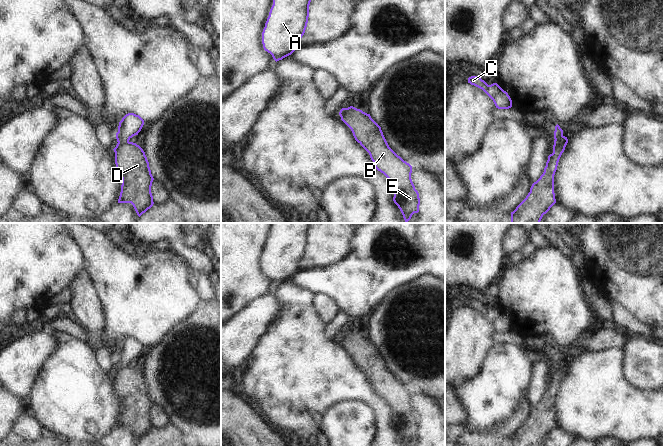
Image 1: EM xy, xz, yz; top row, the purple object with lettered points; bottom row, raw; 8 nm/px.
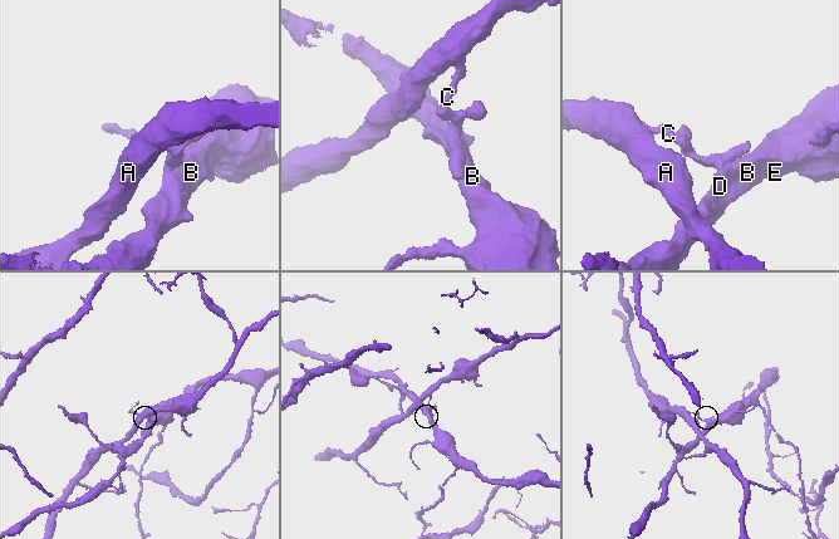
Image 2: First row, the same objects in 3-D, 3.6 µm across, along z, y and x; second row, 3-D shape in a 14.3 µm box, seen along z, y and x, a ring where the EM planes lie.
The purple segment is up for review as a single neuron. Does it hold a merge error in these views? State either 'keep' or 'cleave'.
cleave

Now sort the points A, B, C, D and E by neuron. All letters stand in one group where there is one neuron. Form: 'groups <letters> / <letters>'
groups A C / B D E

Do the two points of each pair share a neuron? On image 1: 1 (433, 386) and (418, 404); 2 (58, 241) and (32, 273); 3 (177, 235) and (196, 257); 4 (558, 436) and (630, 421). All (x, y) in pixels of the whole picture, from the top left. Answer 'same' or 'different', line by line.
1: different
2: same
3: same
4: different

